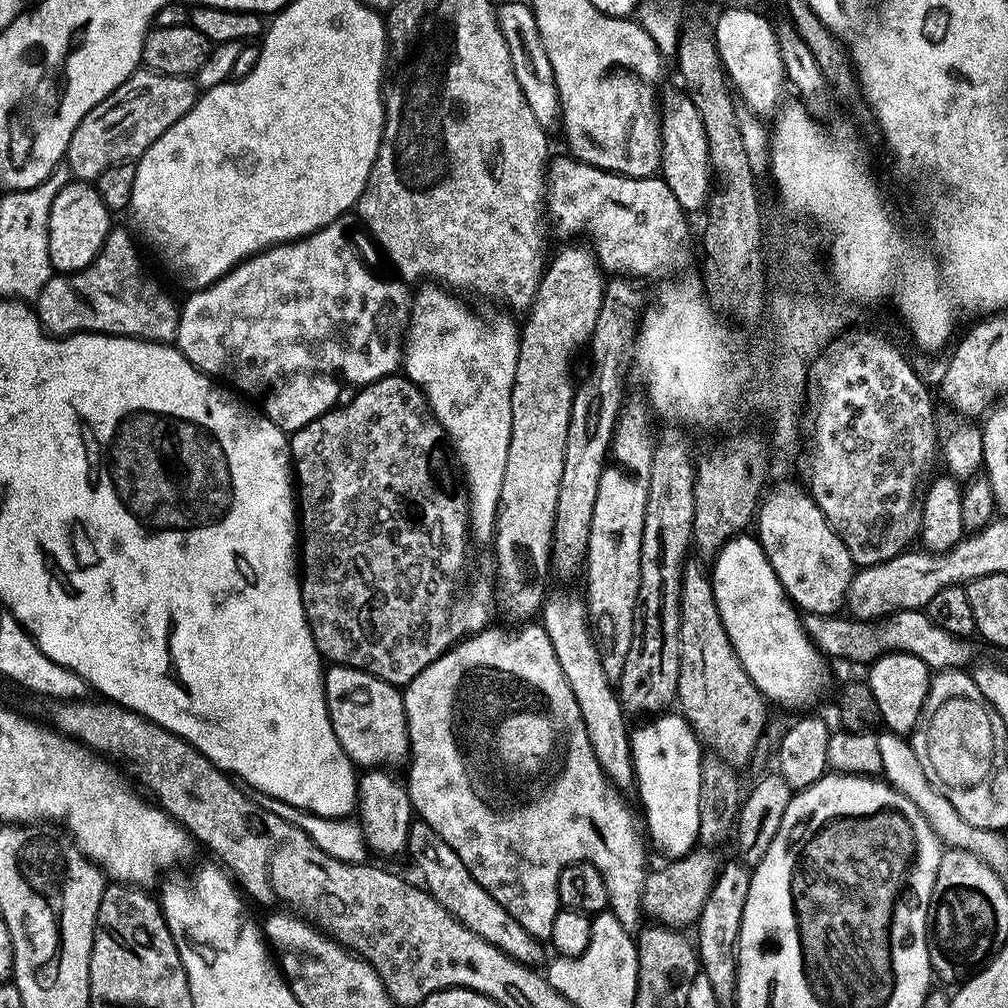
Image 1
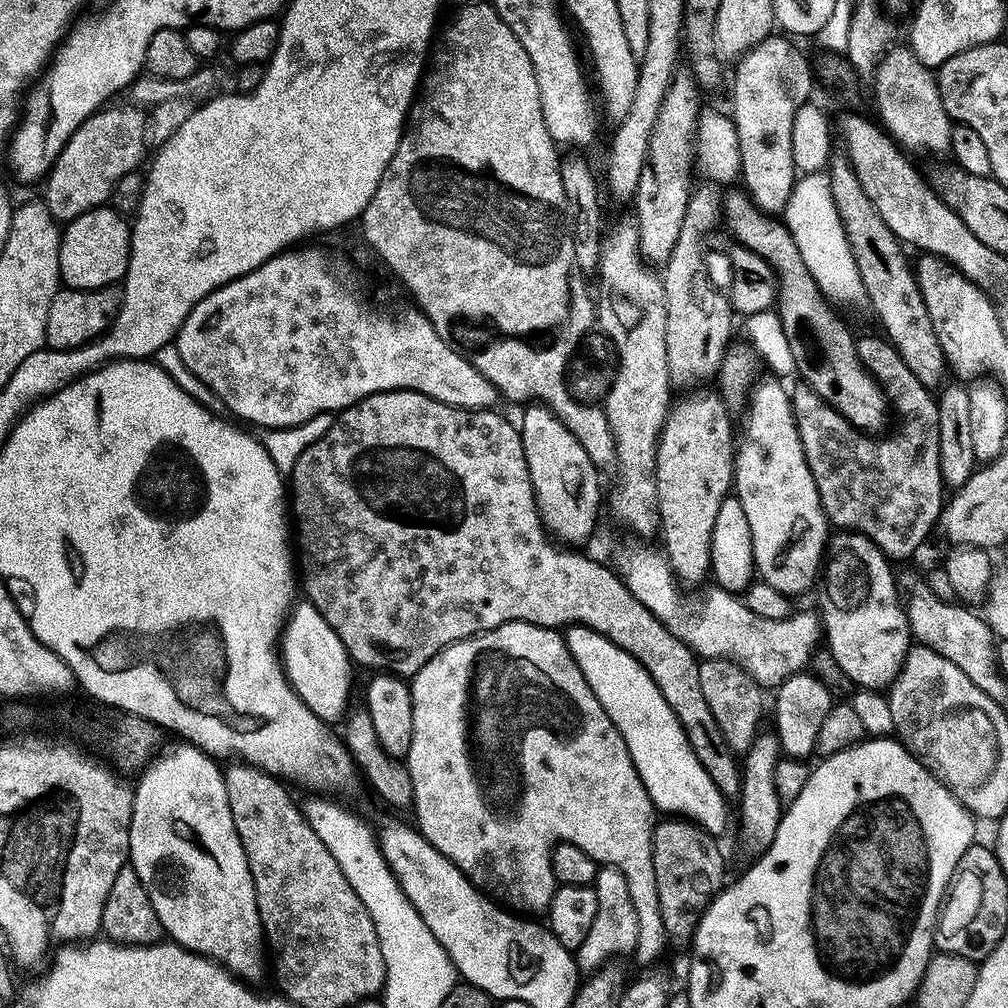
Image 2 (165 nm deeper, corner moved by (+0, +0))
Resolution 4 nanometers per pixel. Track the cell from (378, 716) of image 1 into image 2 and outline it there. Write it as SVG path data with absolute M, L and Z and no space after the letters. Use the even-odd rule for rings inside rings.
M307 602L297 603L295 607L291 609L288 613L288 619L282 628L282 663L284 666L284 677L287 678L288 683L292 685L292 689L296 691L296 696L306 702L306 706L314 715L316 715L319 720L324 721L325 725L332 726L335 725L335 720L338 722L345 719L346 713L349 711L350 703L348 704L348 699L352 696L352 668L354 669L353 661L350 659L348 652L342 646L342 638L338 638L338 634L334 634L332 627L326 622L326 618L322 618L322 614L318 614L318 610L313 604Z

